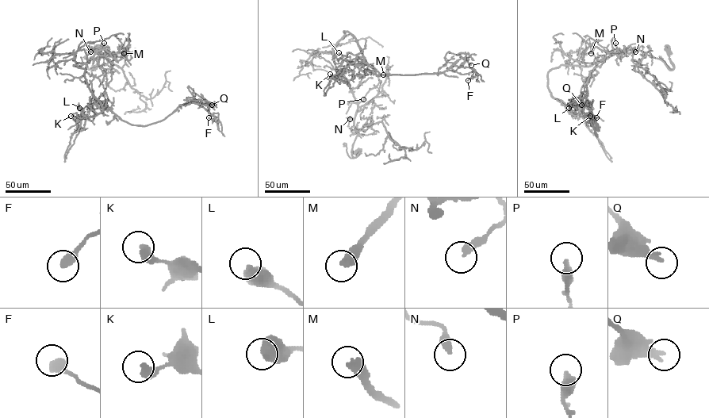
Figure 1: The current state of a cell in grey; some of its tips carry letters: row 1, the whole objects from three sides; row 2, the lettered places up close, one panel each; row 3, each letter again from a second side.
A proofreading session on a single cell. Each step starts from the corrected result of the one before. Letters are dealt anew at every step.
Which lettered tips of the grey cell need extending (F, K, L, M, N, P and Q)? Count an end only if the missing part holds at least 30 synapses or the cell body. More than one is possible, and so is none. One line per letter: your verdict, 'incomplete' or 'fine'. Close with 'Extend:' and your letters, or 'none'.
F: fine
K: fine
L: fine
M: incomplete
N: fine
P: fine
Q: fine
Extend: M

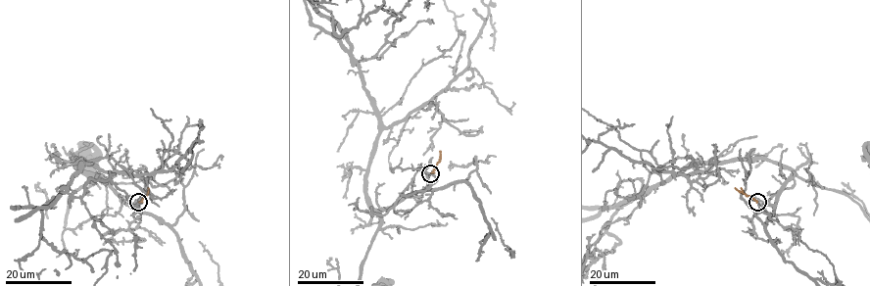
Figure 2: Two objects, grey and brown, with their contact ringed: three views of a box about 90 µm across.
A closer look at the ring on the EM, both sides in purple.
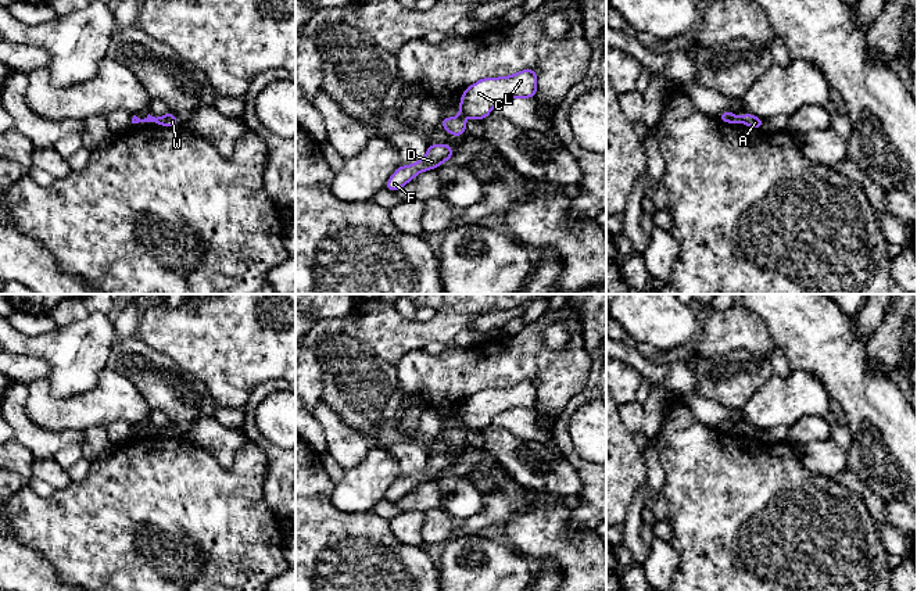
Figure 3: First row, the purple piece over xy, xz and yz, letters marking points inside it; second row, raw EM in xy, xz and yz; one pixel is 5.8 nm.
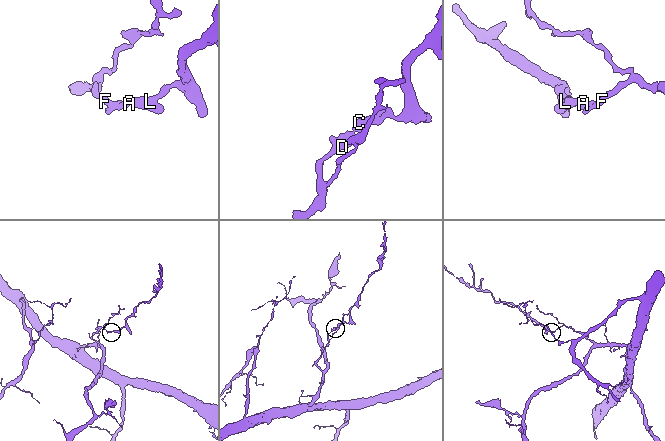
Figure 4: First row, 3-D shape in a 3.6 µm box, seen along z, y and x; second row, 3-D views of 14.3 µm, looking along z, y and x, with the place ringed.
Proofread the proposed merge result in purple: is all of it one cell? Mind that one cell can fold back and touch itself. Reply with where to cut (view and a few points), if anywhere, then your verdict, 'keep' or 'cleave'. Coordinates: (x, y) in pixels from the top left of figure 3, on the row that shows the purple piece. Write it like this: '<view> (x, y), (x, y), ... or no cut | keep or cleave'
yz (740, 117), (741, 121) | cleave

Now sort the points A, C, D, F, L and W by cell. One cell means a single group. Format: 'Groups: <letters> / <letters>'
Groups: A D F / C L W

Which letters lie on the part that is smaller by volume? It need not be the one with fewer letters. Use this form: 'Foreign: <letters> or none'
Foreign: C, L, W

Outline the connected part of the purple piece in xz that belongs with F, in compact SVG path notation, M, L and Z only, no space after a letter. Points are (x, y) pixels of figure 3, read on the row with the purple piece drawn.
M430 144L426 157L415 164L398 166L393 176L386 182L386 189L398 191L404 185L411 182L418 173L427 169L437 169L454 155L449 144Z

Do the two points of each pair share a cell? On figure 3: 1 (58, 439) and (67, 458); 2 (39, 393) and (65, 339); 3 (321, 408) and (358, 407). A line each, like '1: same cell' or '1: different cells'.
1: different cells
2: different cells
3: different cells

